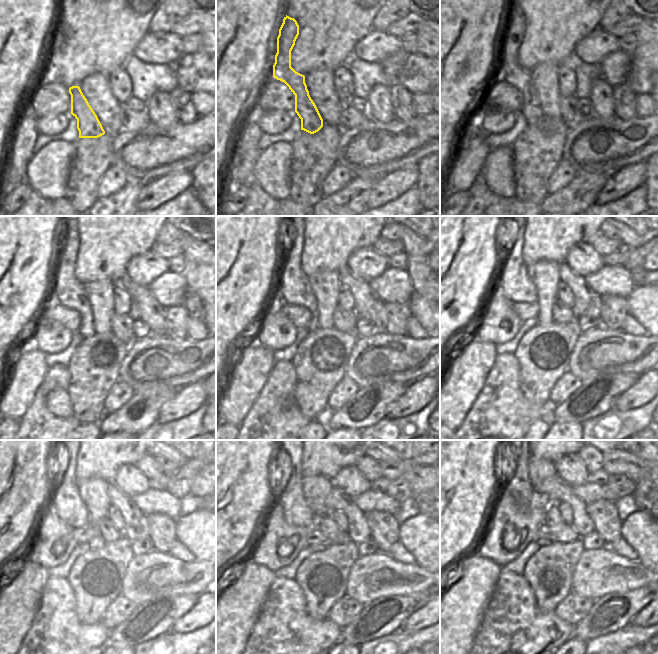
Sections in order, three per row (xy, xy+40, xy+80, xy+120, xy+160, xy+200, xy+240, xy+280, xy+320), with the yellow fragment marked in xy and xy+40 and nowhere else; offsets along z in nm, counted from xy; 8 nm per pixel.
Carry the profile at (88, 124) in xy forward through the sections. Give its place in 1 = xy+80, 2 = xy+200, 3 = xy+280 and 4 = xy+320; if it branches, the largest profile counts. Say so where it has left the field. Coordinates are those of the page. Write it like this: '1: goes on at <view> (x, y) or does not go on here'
1: goes on at xy+80 (510, 70)
2: goes on at xy+200 (517, 286)
3: goes on at xy+280 (296, 511)
4: goes on at xy+320 (520, 488)

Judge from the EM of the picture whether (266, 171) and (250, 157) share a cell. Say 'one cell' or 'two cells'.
two cells

